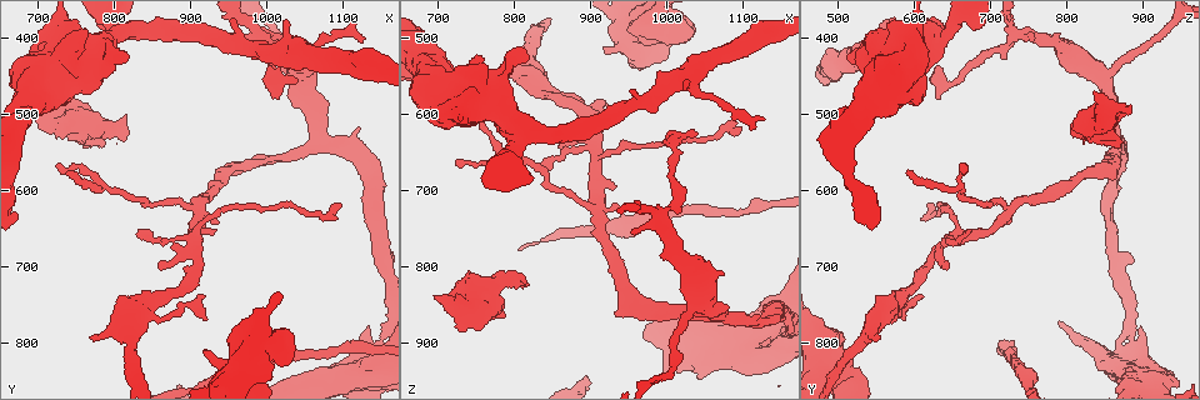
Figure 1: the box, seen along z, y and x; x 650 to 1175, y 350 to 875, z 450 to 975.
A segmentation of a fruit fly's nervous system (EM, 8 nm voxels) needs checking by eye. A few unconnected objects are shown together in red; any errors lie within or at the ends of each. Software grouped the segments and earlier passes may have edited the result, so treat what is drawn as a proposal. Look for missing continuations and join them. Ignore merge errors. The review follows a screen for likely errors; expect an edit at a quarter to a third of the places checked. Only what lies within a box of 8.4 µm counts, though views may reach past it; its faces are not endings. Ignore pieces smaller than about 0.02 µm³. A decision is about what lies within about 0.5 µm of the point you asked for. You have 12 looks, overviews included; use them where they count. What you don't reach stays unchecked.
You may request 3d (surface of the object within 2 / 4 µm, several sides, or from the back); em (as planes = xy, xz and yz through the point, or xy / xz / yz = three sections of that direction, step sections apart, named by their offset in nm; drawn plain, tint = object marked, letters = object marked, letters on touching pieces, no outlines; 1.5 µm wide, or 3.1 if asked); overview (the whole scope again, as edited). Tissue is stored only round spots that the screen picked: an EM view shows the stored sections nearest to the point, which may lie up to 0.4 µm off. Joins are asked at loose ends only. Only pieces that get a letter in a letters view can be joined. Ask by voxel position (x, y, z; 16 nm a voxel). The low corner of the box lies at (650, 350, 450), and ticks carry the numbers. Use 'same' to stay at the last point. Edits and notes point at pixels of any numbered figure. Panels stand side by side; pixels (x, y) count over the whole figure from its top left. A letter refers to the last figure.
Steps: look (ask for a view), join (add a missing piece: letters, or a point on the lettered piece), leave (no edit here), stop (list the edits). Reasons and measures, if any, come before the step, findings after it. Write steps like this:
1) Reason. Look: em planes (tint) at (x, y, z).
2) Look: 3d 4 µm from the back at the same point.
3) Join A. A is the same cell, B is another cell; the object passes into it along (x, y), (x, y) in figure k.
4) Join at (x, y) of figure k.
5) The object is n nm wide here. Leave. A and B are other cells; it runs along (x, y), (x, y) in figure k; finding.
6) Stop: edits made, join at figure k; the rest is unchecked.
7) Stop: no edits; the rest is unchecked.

An open end. Look: em xy step 4 (letters) at (935, 645, 720).

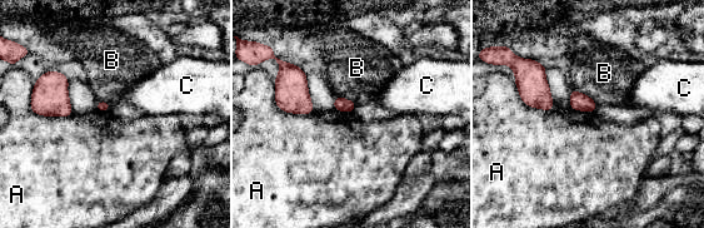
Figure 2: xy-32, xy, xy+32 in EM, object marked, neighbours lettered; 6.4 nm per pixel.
Look: em planes (letters) at the same point.

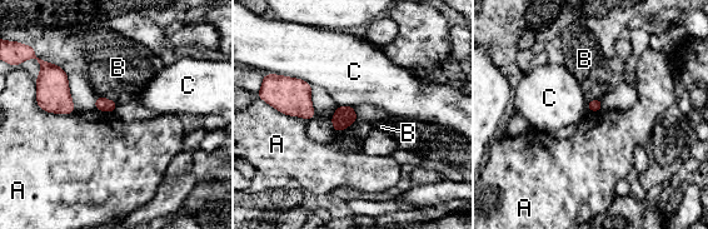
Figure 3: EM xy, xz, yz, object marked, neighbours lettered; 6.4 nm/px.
The longest contact is with A, 340 nm. Leave. A, B and C are other cells; a border runs along (35, 79), (40, 108), (74, 111) in figure 3; none of them fits.

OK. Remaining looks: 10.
Look: em xz step 8 (letters) at (955, 400, 760).

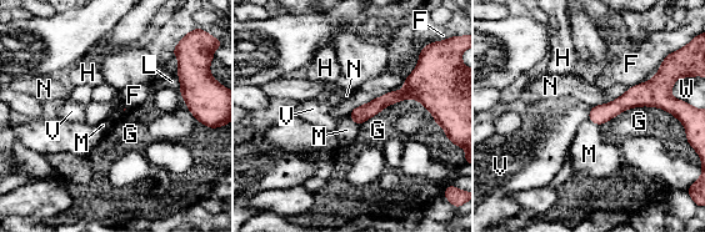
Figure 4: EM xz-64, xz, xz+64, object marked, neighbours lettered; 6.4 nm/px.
Look: em planes (letters) at the same point.

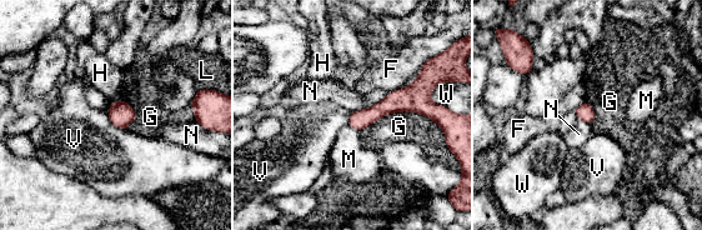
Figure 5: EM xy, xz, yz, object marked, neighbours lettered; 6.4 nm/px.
The object is 120 nm wide here. Leave. F, G, H, L, M, N, V and W are other cells; a border runs along (349, 124), (357, 130) in figure 5; none of them fits.

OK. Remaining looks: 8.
Stops while still wide. Look: 3d 2 µm at (725, 475, 835).

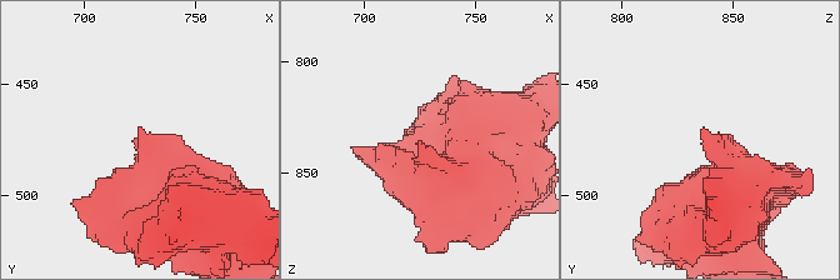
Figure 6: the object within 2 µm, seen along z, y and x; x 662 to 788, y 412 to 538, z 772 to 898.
Shape alone is not enough. Look: em xz step 8 (letters) at (722, 470, 835).

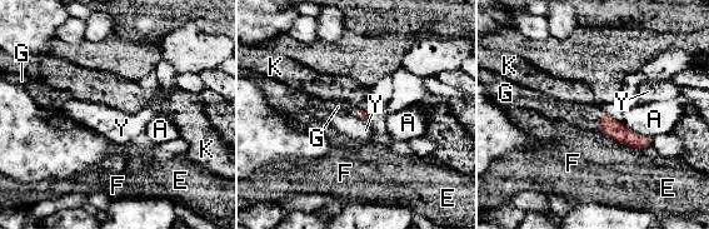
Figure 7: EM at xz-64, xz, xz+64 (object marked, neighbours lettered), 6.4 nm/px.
Another direction. Look: em planes (letters) at the same point.

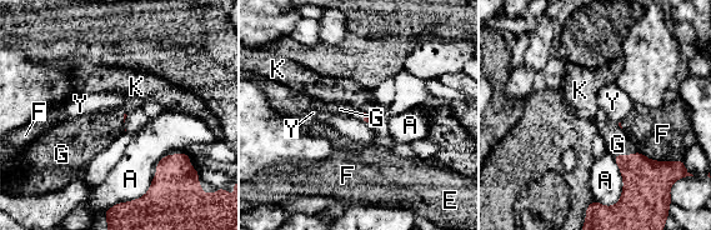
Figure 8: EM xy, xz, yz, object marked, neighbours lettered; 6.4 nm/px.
Join G. G is the same cell, A, E, F, K and Y are other cells; the object passes into it along (646, 183), (624, 155), (617, 144) in figure 8; the neuron continues.

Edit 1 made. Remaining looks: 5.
Look: overview.

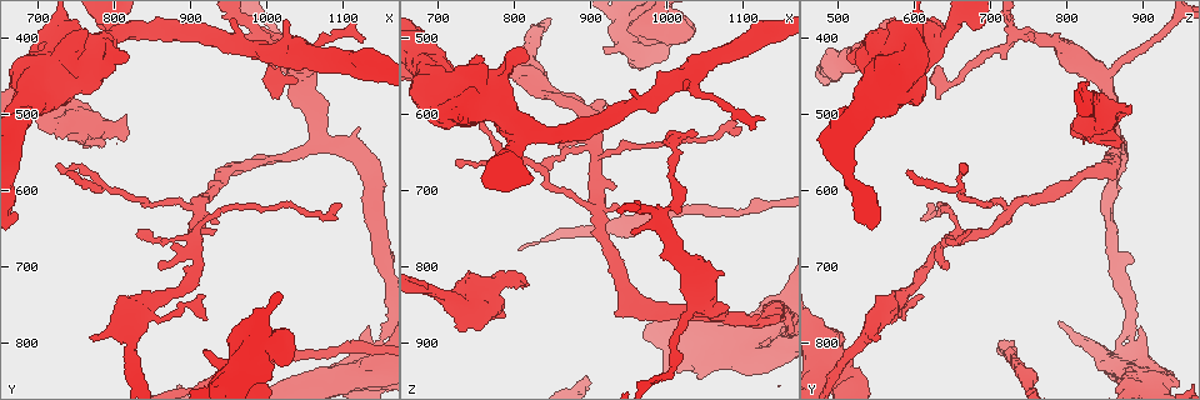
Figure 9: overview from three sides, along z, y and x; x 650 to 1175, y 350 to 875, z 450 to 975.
Free end. Look: em yz step 8 (letters) at (915, 810, 515).

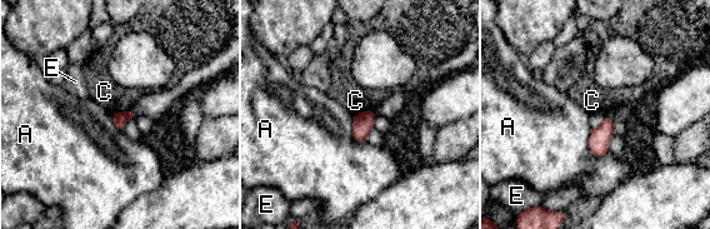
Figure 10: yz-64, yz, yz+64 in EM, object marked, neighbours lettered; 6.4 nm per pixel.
Leave. A, C and E are other cells; no lettered piece goes on from it.

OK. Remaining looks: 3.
Stop: edits made, join at figure 8; the rest is unchecked.

